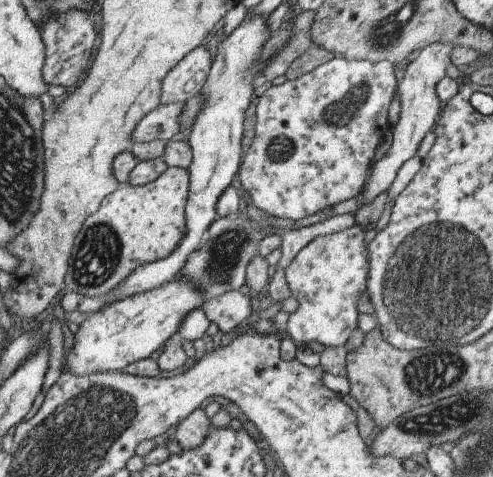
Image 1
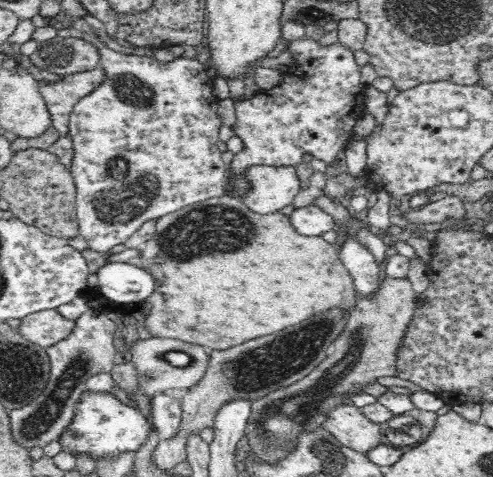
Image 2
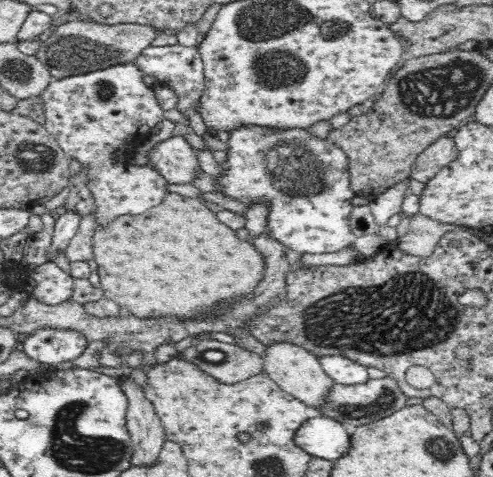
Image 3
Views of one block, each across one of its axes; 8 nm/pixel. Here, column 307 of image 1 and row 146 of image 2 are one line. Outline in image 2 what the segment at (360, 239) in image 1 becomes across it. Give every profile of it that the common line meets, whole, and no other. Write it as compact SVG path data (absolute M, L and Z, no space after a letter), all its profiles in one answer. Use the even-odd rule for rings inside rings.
M308 38L290 40L285 51L294 54L294 63L288 67L289 76L270 90L261 89L251 99L235 103L237 121L232 126L234 135L244 142L244 151L238 152L229 165L234 175L234 186L228 197L240 199L249 194L251 182L247 180L250 166L290 166L302 162L304 154L309 154L327 166L334 166L336 158L353 136L353 128L362 118L366 87L360 81L361 67L354 60L354 52L346 50L339 42L321 46L318 41Z

